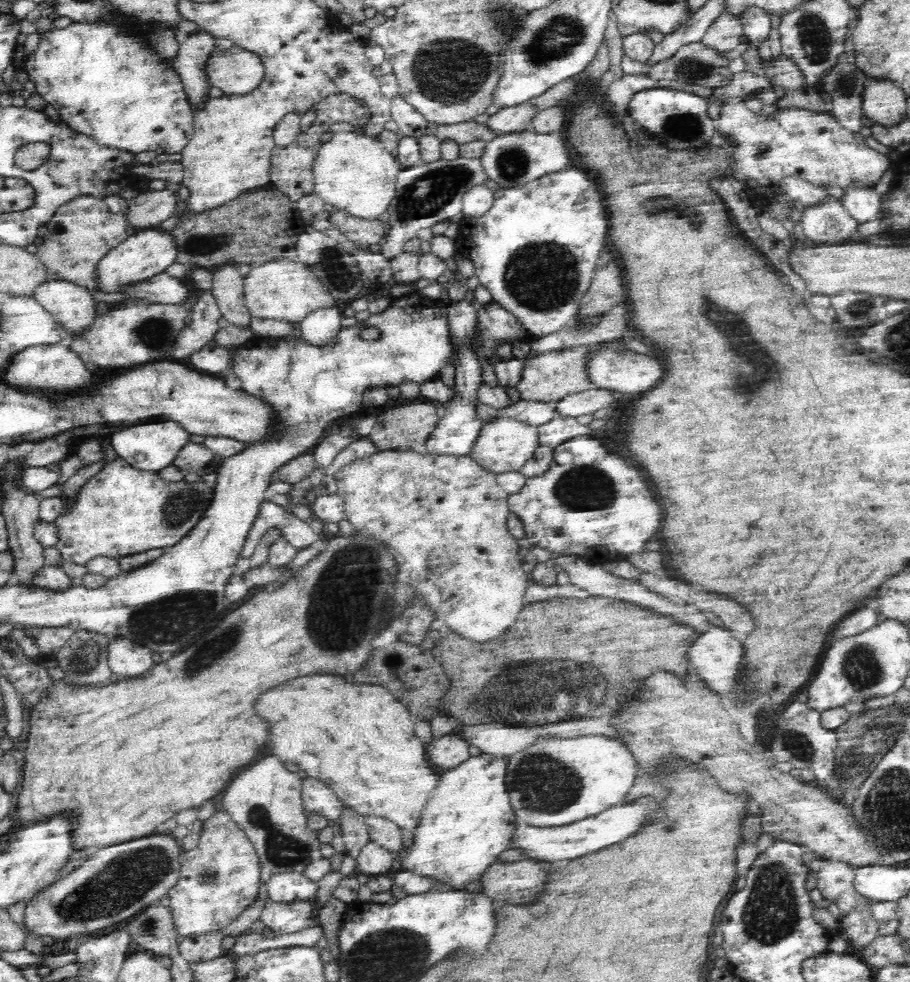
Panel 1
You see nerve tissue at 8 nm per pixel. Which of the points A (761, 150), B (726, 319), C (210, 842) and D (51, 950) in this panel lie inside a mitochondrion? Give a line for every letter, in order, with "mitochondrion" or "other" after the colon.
A: mitochondrion
B: mitochondrion
C: other
D: other

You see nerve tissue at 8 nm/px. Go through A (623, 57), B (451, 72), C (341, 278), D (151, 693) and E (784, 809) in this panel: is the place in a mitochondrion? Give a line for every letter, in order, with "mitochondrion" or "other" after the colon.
A: other
B: mitochondrion
C: mitochondrion
D: other
E: other

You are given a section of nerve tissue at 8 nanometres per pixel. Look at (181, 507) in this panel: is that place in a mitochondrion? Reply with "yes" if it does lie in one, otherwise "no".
yes

